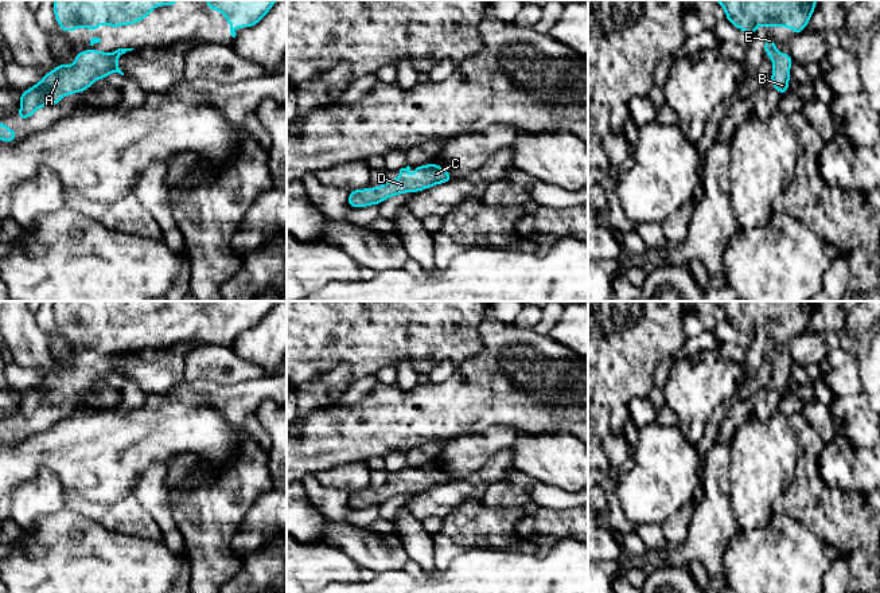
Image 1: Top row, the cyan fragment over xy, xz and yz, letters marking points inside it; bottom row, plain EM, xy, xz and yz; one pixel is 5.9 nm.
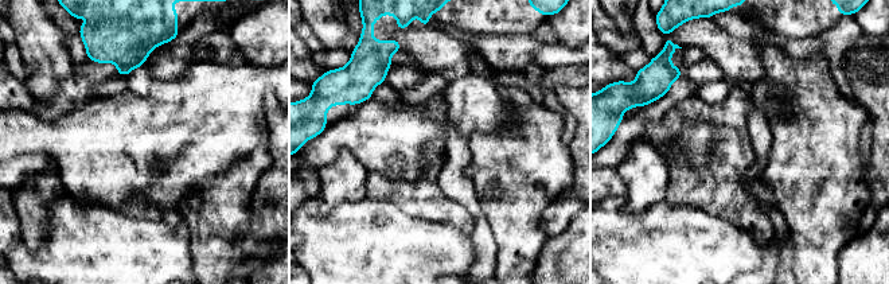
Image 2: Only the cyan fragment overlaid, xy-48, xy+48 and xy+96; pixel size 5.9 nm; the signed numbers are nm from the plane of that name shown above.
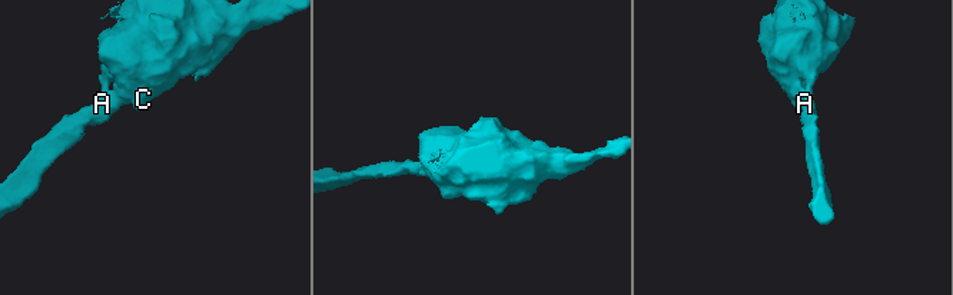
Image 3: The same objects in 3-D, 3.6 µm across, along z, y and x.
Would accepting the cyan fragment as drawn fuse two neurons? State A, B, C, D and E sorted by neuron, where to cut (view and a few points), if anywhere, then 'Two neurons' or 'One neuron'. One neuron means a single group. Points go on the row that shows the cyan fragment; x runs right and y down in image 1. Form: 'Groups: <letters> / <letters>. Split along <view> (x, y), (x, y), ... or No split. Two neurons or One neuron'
Groups: A B C D E. No split. One neuron

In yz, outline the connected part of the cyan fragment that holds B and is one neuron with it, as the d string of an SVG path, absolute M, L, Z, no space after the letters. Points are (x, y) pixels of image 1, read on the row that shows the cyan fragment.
M768 35L764 42L764 54L771 58L774 65L771 82L774 89L776 89L783 97L787 95L793 58L790 54L780 54L775 46L774 38Z

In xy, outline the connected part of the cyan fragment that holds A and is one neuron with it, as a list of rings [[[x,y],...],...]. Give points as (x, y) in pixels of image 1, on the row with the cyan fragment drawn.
[[[118,48],[112,54],[105,51],[85,50],[75,54],[75,63],[58,67],[46,73],[44,78],[20,94],[20,112],[16,118],[31,117],[38,108],[59,105],[62,95],[85,91],[97,79],[105,79],[110,73],[124,73],[117,66],[117,58],[135,48]]]

